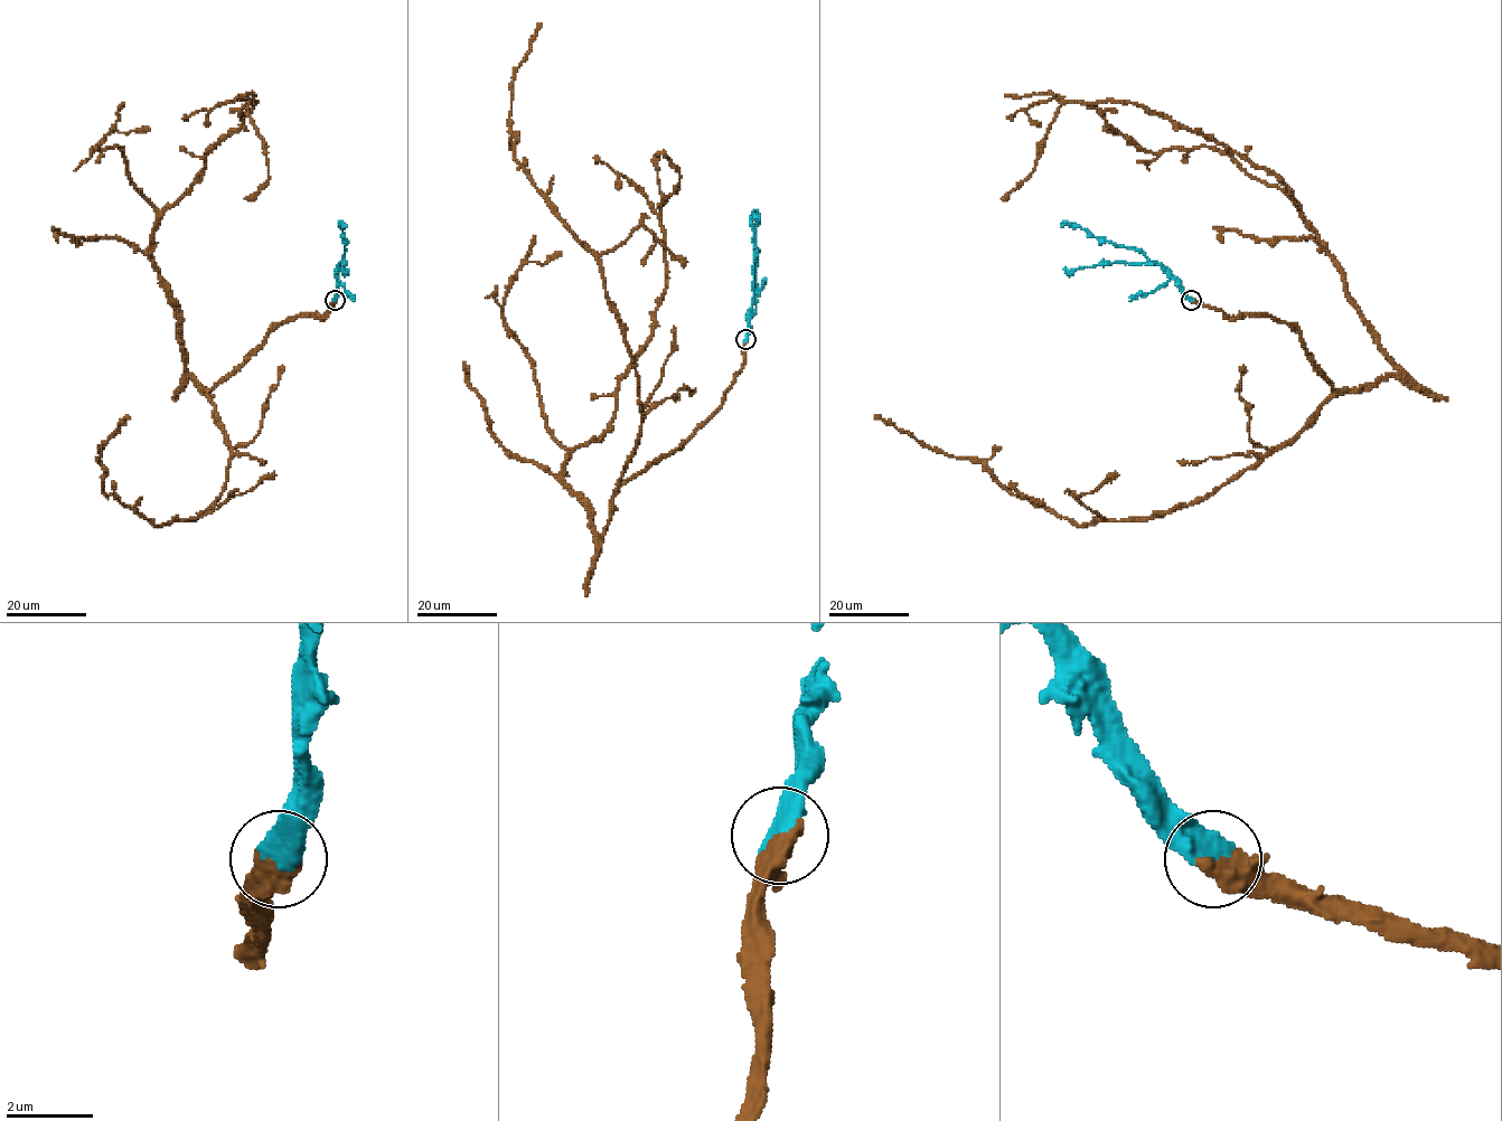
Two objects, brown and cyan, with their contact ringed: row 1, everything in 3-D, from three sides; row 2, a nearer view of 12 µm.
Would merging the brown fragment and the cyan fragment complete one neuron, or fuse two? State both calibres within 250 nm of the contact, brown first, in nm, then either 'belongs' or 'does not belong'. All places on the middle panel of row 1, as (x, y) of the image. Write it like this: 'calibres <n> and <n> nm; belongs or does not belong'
calibres 360 and 480 nm; belongs

